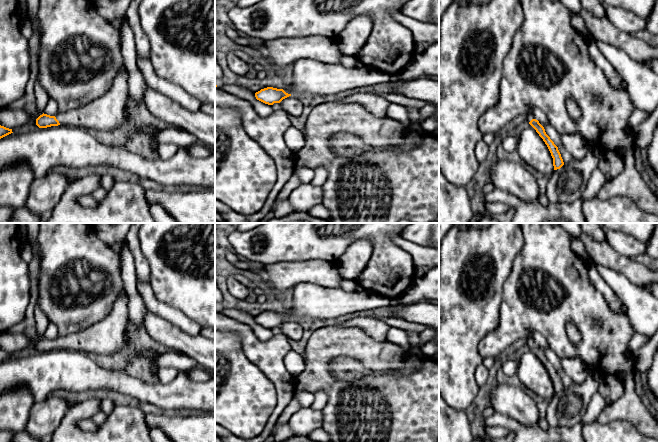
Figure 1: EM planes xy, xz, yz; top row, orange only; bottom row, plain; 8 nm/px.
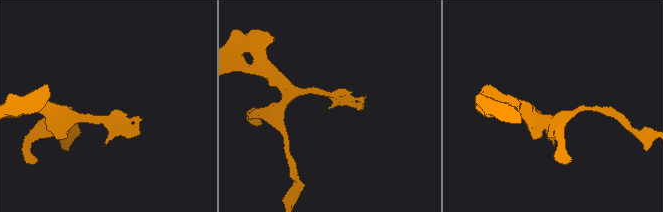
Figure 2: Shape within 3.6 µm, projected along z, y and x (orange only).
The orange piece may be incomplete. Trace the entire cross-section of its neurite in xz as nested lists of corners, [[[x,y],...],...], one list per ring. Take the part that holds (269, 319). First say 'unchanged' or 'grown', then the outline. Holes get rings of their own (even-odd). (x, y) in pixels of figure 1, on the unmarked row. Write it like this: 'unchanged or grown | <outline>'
grown | [[[300,283],[293,288],[293,305],[284,313],[267,311],[255,317],[257,324],[273,329],[295,319],[299,322],[335,319],[368,309],[388,307],[390,299],[373,292],[347,292],[314,283]]]

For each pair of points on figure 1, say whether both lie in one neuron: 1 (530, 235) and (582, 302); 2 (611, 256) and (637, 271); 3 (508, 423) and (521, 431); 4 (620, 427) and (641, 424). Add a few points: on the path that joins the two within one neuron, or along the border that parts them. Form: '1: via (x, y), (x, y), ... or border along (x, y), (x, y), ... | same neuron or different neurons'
1: via (546, 252), (546, 264), (566, 285) | same neuron
2: via (617, 262), (631, 269) | same neuron
3: via (511, 425), (518, 431) | same neuron
4: border along (611, 421), (626, 420), (640, 431) | different neurons

